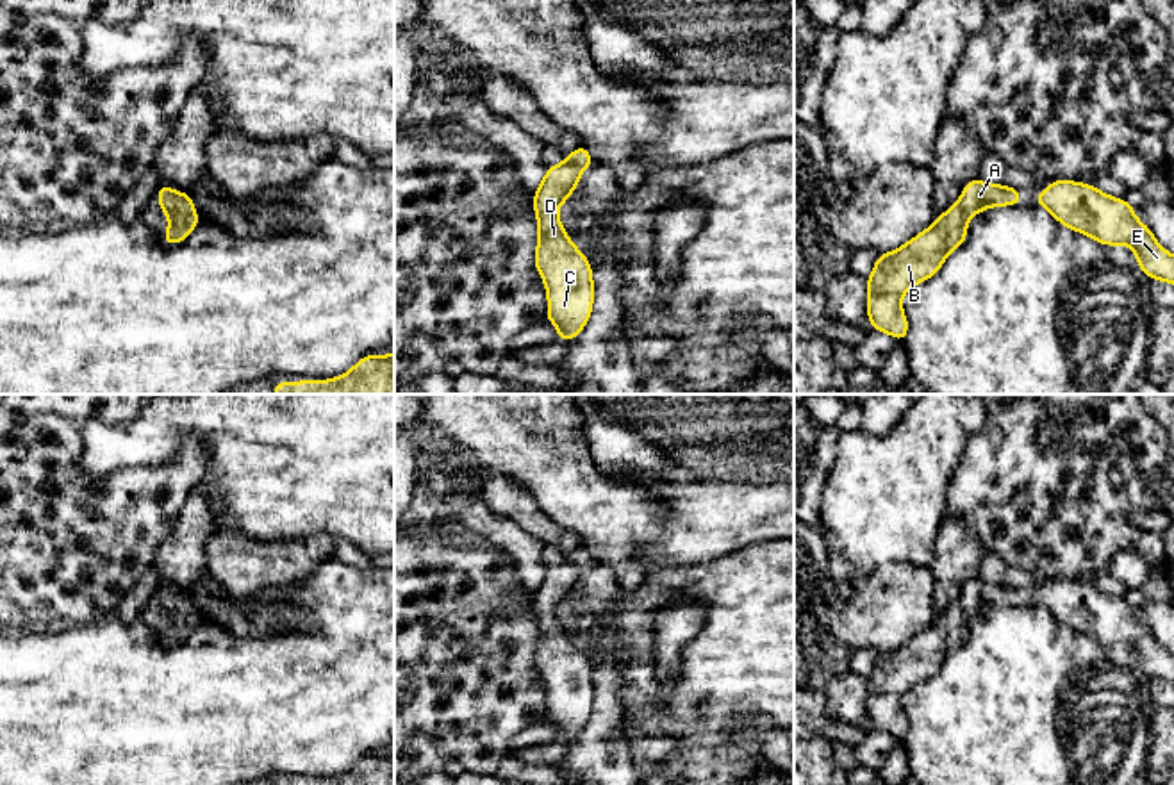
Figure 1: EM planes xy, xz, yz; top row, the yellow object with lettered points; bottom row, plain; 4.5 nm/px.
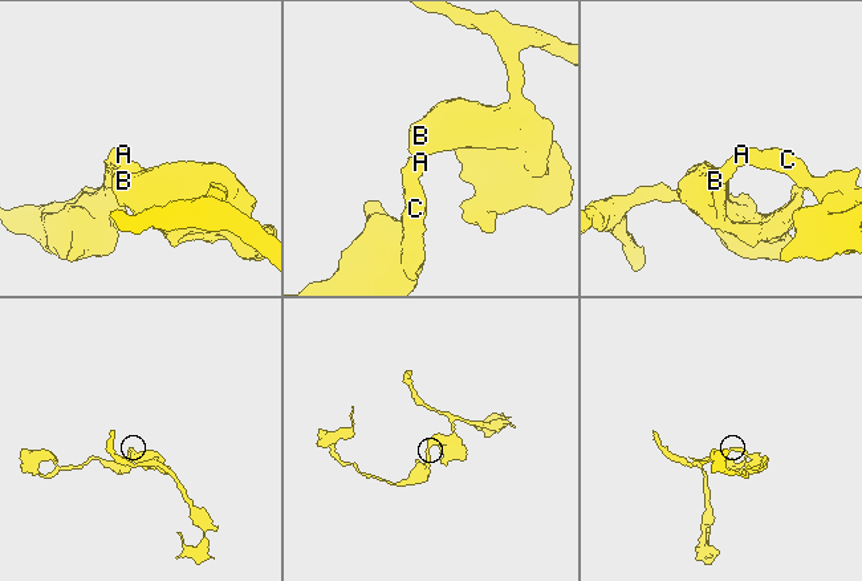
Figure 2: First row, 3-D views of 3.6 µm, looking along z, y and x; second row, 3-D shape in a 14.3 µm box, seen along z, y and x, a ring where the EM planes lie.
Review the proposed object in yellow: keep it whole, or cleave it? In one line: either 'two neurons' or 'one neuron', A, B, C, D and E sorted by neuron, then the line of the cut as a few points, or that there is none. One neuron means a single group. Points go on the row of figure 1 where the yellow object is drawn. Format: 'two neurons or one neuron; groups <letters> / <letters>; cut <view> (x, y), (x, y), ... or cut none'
one neuron; groups A B C D E; cut none

